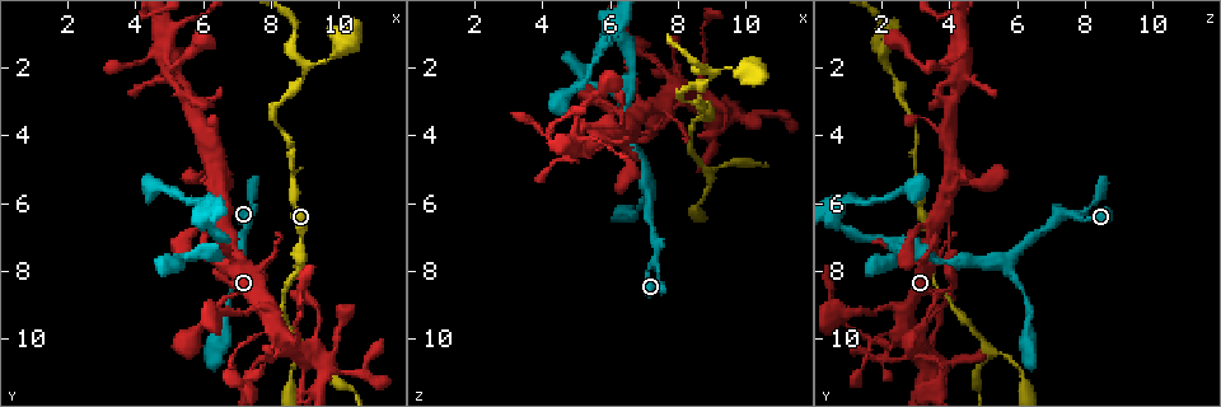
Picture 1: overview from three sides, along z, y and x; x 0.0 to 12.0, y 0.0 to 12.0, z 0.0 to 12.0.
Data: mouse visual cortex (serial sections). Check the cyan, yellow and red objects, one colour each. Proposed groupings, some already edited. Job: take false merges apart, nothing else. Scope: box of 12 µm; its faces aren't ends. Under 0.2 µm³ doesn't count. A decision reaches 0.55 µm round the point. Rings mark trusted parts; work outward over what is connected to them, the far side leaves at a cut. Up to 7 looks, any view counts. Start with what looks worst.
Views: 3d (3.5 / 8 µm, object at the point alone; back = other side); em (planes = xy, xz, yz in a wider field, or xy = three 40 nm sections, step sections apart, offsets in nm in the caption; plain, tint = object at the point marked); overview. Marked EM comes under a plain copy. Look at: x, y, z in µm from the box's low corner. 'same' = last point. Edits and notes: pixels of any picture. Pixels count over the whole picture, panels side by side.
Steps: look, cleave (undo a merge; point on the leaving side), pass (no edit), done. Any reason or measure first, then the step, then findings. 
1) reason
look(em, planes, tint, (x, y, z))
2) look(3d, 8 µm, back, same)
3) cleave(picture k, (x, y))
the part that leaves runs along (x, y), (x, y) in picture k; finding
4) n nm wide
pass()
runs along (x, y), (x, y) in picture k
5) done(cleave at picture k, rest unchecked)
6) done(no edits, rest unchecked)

three arms meet
look(3d, 3.5 µm, (8.9, 10.4, 5.3))

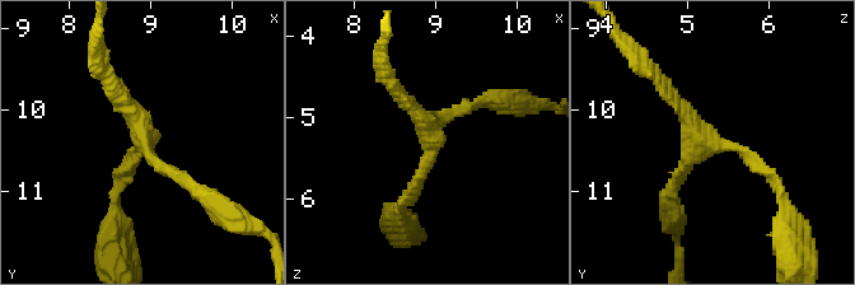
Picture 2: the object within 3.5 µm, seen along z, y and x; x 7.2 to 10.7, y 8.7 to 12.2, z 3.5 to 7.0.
3 arms; arms of 150, 150, 200 nm
look(em, xy, step 5, tint, (8.95, 10.40, 5.20))

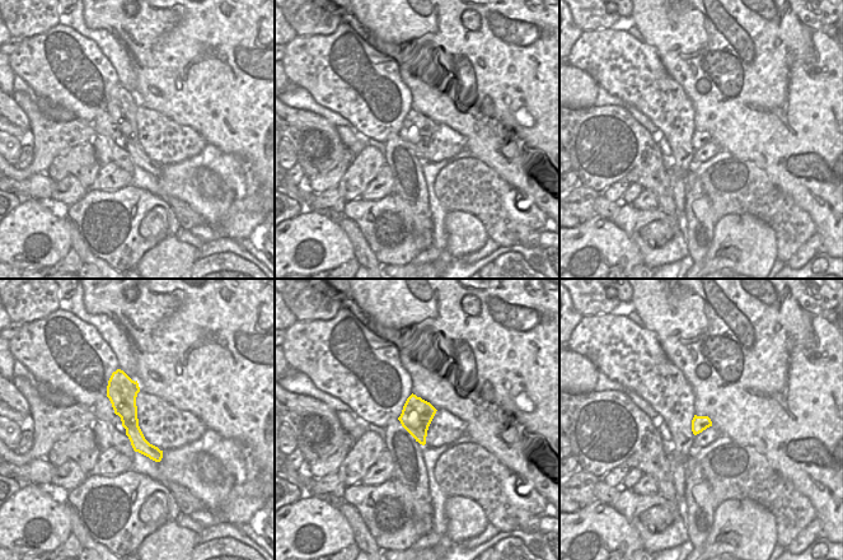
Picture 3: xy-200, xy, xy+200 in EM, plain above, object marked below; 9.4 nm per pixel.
pass()
runs along (657, 79), (702, 141), (742, 149), (771, 177) in picture 2; one cell here

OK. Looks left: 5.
sharp bend
look(em, planes, tint, (7.3, 6.2, 7.4))

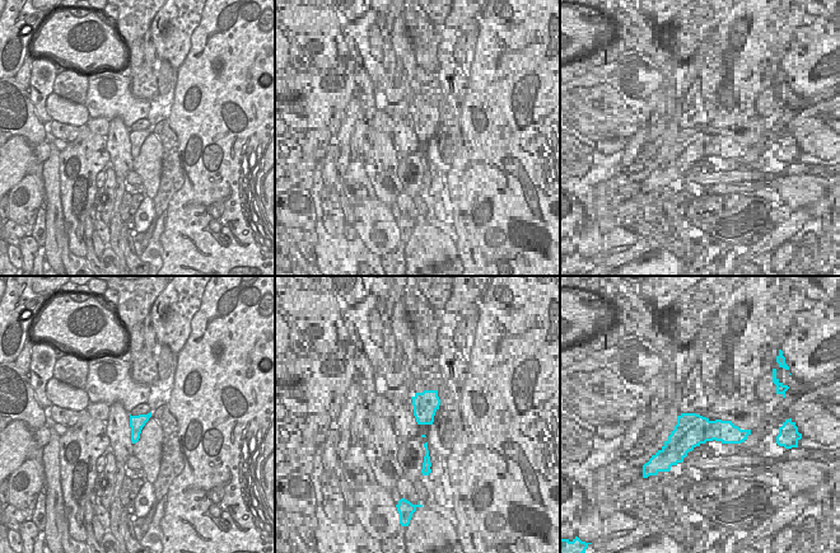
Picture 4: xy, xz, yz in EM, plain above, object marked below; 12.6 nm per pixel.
look(3d, 3.5 µm, same)

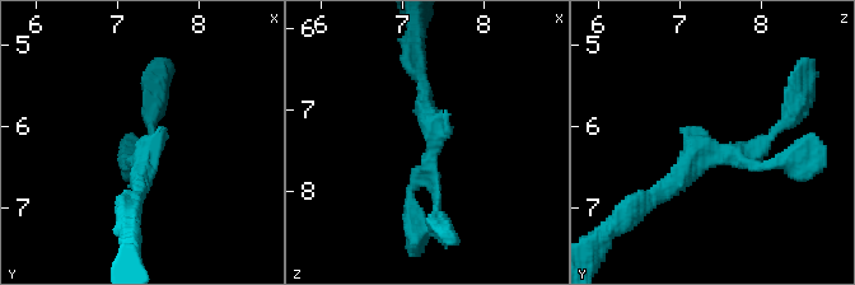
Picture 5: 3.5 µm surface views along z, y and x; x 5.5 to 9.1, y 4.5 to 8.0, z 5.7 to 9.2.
pass()
runs along (783, 159), (697, 148), (652, 199) in picture 5; one cell here

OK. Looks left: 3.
sudden change in width
look(3d, 3.5 µm, (9.0, 2.0, 2.2))

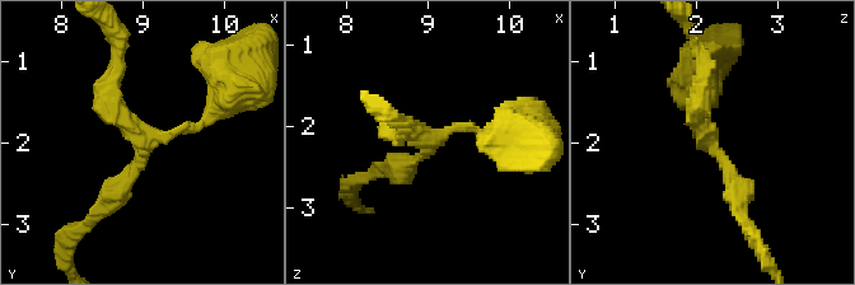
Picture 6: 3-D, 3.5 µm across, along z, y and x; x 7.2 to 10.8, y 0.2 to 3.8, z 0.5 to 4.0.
3 arms; arms of 100, 250, 250 nm; shape alone is not enough
look(em, xy, step 5, tint, (9.05, 2.00, 2.15))

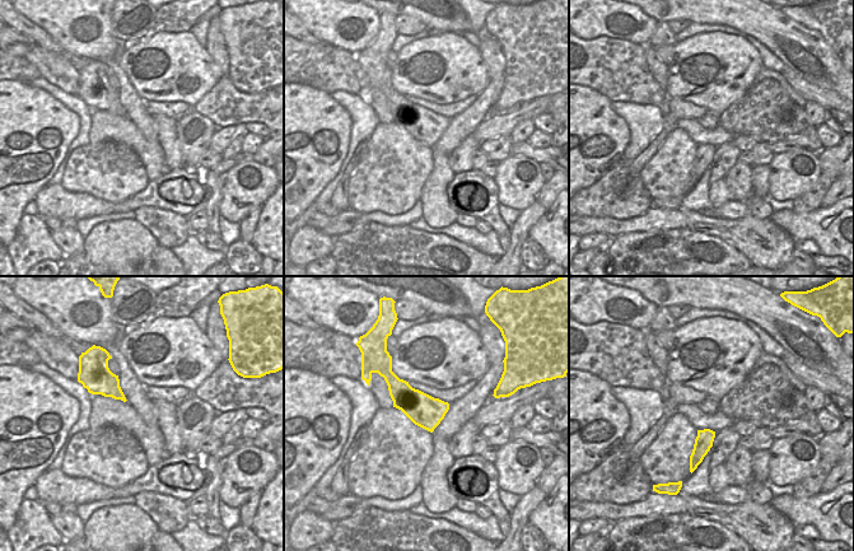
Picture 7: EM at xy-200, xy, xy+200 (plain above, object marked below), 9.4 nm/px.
pass()
runs along (103, 208), (154, 134), (192, 130), (213, 106) in picture 6; one cell here

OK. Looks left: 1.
done(no edits, rest unchecked)

